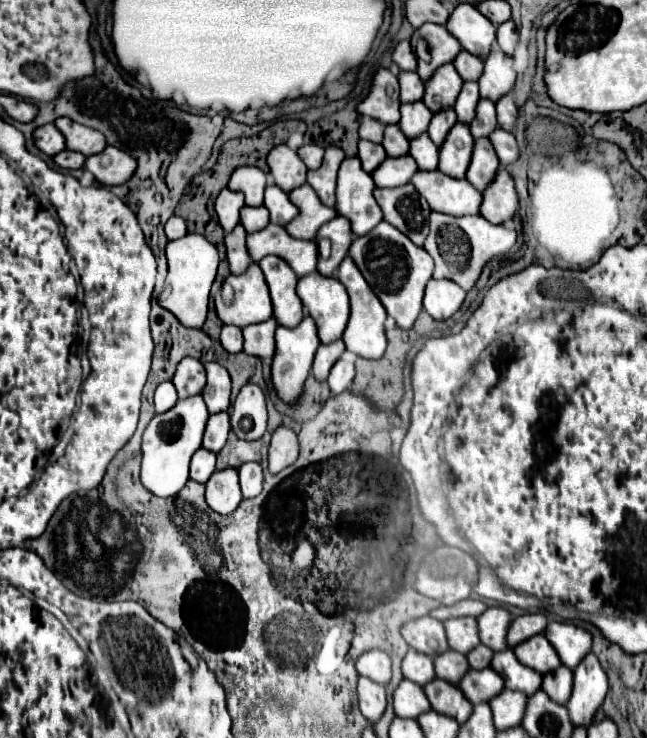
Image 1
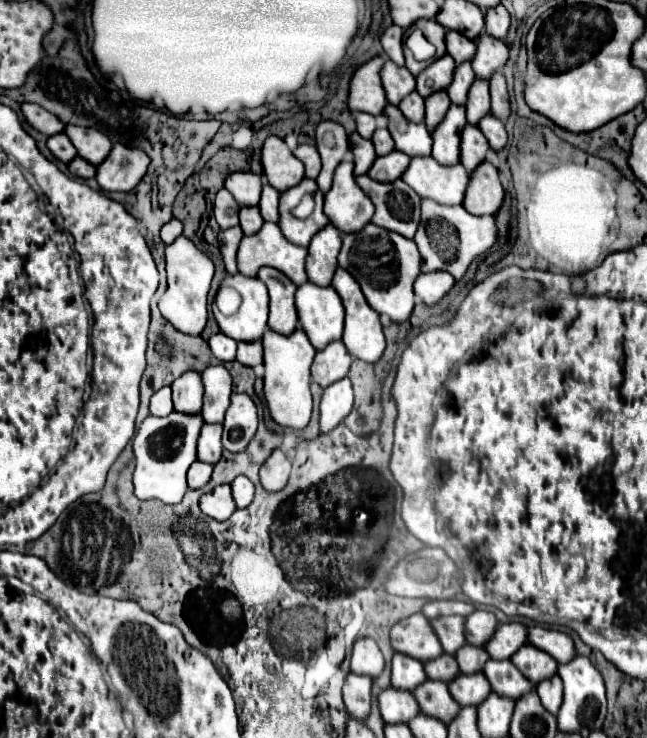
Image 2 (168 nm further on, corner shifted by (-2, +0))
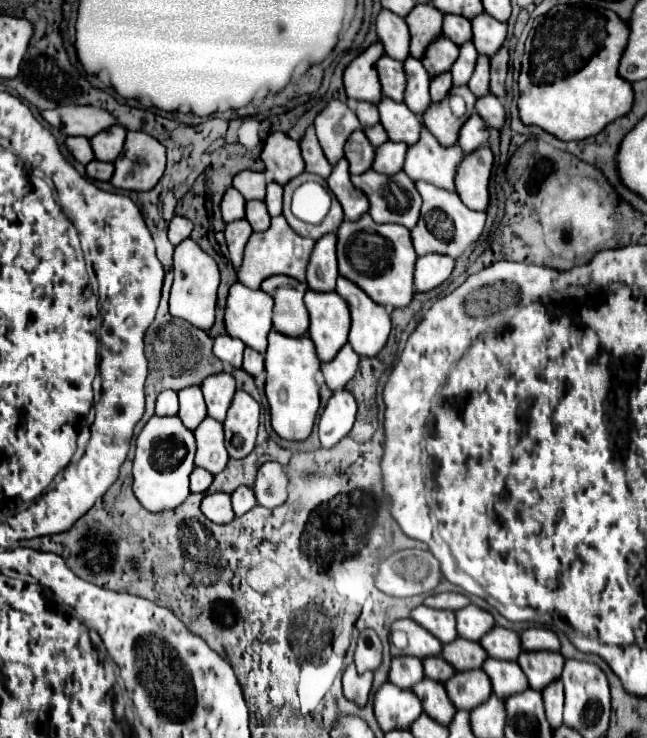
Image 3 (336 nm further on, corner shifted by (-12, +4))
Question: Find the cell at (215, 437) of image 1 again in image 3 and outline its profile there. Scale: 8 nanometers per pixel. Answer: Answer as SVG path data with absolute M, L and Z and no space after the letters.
M204 418L204 422L194 430L196 434L196 466L218 474L228 462L228 452L224 446L224 426L214 418Z

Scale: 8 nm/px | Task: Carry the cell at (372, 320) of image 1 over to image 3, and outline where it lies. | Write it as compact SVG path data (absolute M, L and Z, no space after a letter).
M344 276L338 278L336 292L348 302L352 312L348 342L360 356L376 356L386 346L390 334L390 316L386 308L372 302L362 288L348 282Z

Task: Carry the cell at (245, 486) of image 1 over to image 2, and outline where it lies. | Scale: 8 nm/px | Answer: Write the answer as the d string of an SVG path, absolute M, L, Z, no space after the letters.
M238 476L232 484L232 498L238 508L246 508L254 498L254 486L246 476Z

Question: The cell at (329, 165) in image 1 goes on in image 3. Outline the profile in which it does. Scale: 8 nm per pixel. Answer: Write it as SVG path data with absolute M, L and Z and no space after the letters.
M330 100L328 106L314 120L316 136L332 166L344 158L344 144L348 136L360 128L356 114L340 100Z

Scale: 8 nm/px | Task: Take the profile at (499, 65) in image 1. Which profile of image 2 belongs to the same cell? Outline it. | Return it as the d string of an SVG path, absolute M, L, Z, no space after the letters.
M482 32L476 38L476 54L472 58L472 68L480 78L490 80L490 76L504 68L508 60L508 46L500 38L490 38L490 34Z

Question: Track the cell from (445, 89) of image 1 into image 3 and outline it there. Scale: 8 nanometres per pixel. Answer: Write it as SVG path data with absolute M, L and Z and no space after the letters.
M440 36L436 42L432 42L432 46L428 48L428 54L424 54L422 64L430 74L430 78L434 78L438 74L448 72L456 62L458 54L460 54L460 48L446 36Z

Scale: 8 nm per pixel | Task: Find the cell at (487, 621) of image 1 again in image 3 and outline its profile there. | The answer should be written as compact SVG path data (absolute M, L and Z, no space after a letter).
M474 604L462 608L456 612L456 622L458 622L458 636L466 640L478 642L486 632L494 628L494 616L488 610L482 610Z

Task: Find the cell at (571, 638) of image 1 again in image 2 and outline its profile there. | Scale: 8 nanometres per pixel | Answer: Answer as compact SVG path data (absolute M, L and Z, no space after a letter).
M542 626L528 628L528 644L536 646L538 650L548 652L556 662L564 664L574 658L574 644L568 634L558 630L548 630Z

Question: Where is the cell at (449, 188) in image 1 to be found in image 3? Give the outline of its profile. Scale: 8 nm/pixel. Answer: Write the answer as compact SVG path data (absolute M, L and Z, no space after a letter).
M424 128L420 142L408 148L408 158L404 162L404 172L414 180L430 182L444 190L456 190L456 172L464 160L464 150L460 146L440 146L436 138Z

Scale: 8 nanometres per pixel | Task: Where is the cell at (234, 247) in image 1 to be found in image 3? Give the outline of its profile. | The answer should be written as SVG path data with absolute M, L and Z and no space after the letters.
M236 220L226 224L226 242L230 250L230 260L234 264L234 270L240 268L242 256L244 256L244 246L248 242L248 234L252 234L252 226L246 220Z

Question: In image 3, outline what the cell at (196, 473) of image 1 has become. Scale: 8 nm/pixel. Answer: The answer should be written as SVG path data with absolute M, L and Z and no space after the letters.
M194 468L192 476L190 476L190 490L192 492L206 492L210 488L212 480L214 480L212 472L202 470L202 468Z

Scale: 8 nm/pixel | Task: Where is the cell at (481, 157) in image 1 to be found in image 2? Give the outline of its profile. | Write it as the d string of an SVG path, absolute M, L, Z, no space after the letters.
M464 126L462 134L460 134L460 164L466 168L466 172L472 172L478 162L484 160L486 150L488 150L488 142L484 138L484 134L476 128L476 126Z

